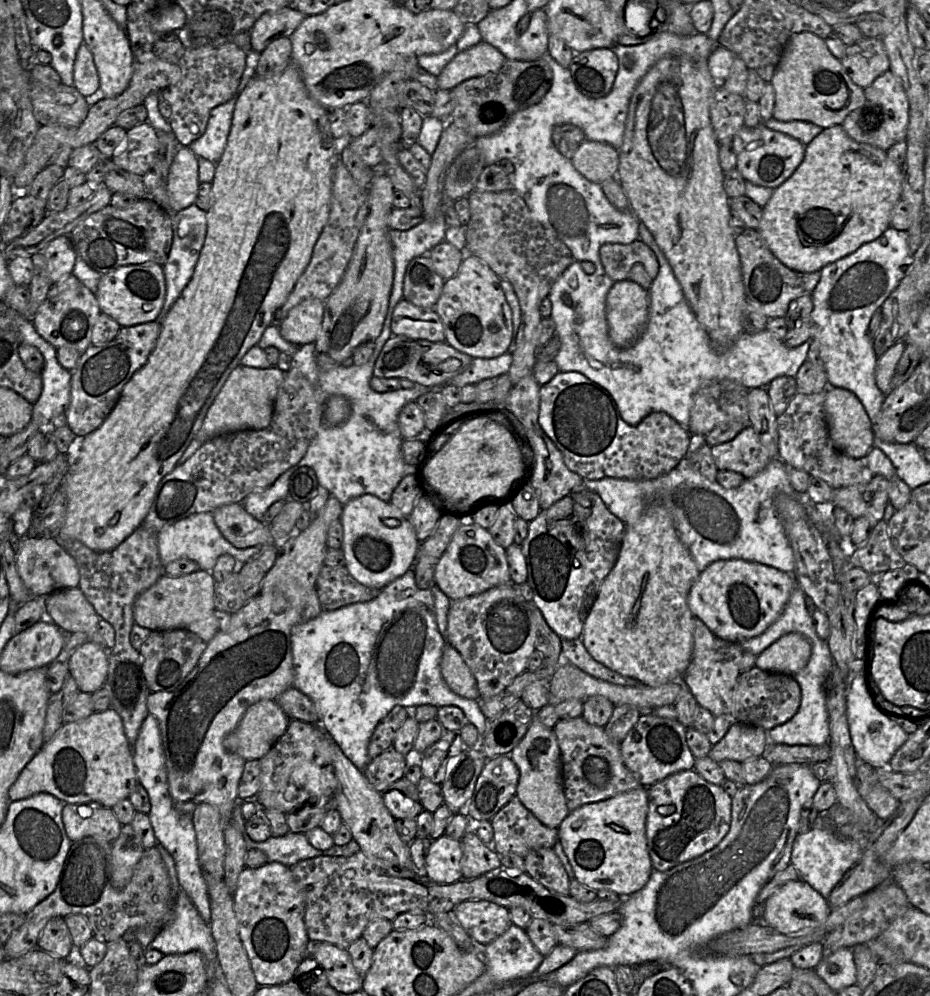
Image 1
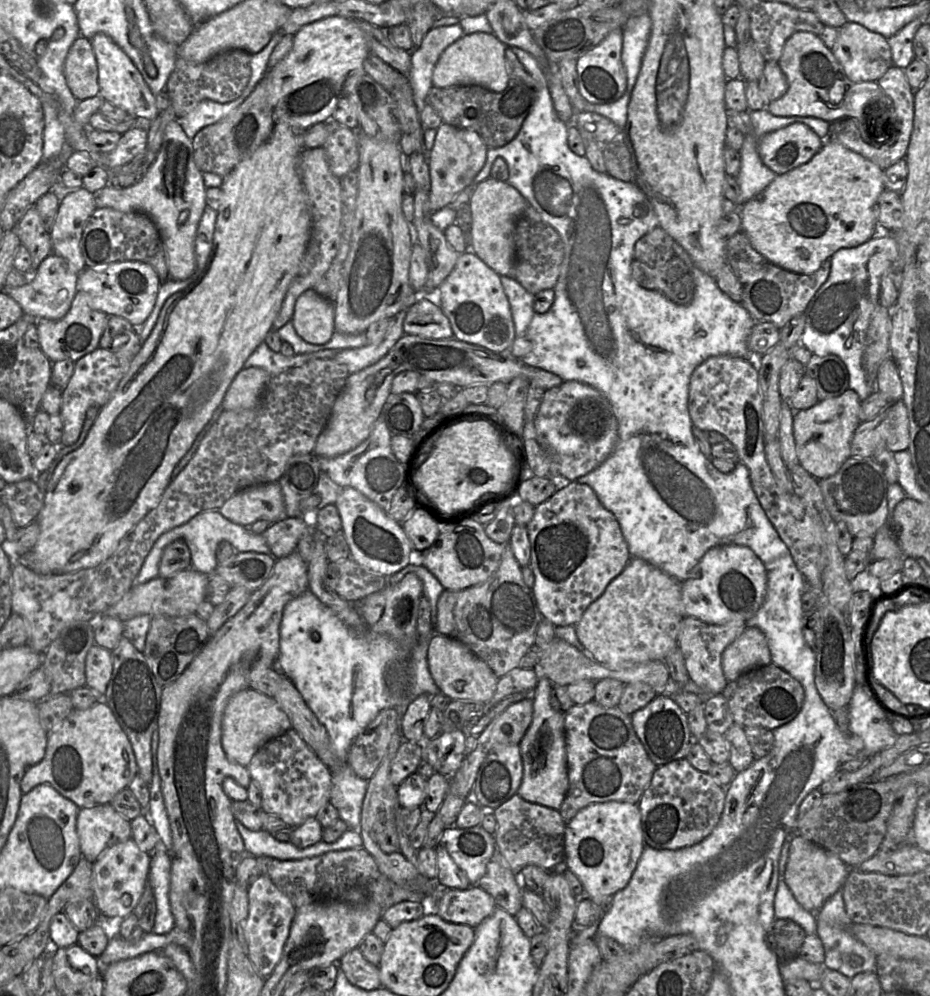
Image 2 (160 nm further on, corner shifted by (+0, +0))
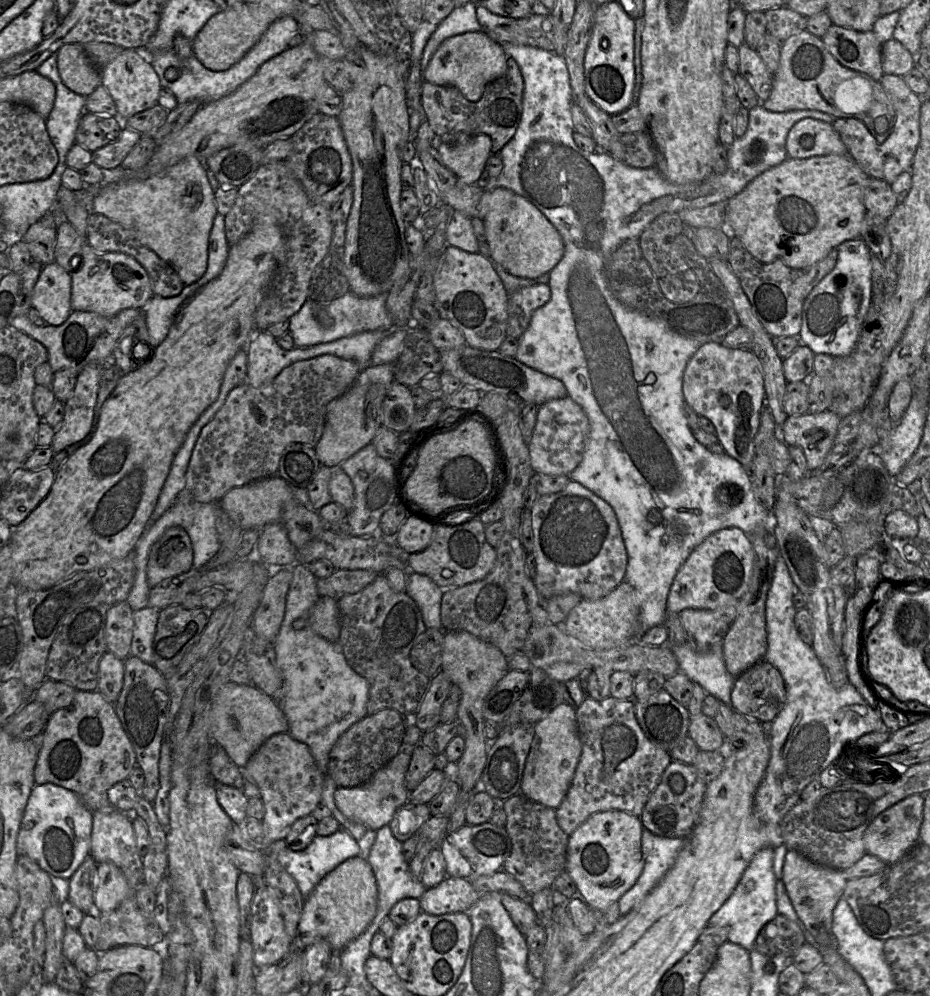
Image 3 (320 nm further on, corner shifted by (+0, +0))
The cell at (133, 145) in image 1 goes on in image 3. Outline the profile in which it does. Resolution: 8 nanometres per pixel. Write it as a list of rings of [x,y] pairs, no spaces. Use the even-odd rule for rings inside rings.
[[[124,128],[115,141],[92,152],[92,162],[104,171],[119,167],[142,136],[135,130]]]

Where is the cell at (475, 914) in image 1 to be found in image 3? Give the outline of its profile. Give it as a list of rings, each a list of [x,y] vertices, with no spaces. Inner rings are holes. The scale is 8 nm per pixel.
[[[447,876],[437,886],[426,889],[419,904],[422,912],[433,916],[468,913],[480,895],[469,879]]]

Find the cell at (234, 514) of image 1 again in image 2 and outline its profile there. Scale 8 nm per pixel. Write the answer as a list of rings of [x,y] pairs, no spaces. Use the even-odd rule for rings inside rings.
[[[287,517],[272,523],[261,535],[264,537],[271,555],[277,559],[296,551],[299,540],[310,532],[302,517]]]

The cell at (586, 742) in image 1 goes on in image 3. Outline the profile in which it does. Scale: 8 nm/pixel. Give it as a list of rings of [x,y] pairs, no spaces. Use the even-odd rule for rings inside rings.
[[[609,696],[603,700],[586,697],[576,709],[577,727],[582,751],[571,785],[556,809],[558,825],[567,835],[597,812],[625,811],[640,817],[650,795],[657,787],[667,766],[672,762],[670,753],[651,742],[635,716],[635,700]]]

